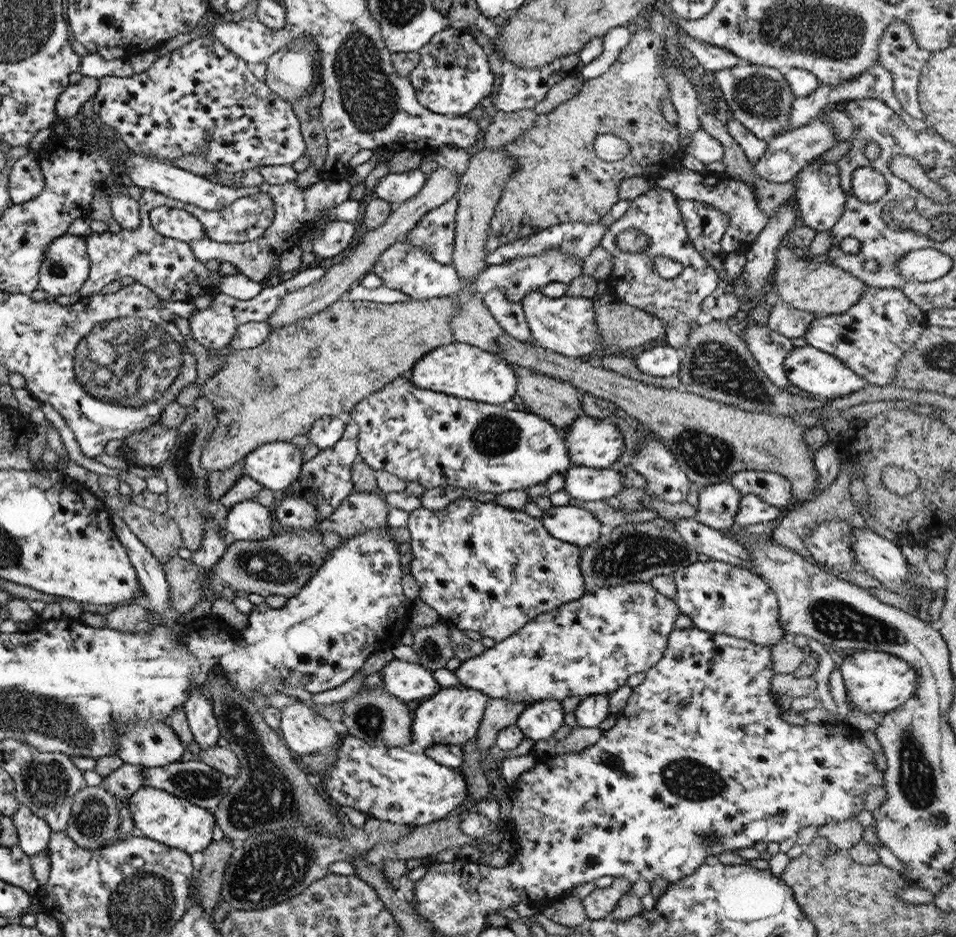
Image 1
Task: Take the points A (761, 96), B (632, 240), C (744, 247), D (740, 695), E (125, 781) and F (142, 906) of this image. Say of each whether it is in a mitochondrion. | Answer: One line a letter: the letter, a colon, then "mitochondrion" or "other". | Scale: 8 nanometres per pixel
A: mitochondrion
B: mitochondrion
C: other
D: other
E: other
F: mitochondrion

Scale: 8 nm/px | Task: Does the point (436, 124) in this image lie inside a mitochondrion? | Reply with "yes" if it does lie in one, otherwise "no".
no

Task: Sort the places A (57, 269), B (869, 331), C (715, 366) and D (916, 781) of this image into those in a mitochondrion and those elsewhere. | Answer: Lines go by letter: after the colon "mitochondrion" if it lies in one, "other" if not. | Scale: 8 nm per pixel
A: mitochondrion
B: other
C: mitochondrion
D: mitochondrion

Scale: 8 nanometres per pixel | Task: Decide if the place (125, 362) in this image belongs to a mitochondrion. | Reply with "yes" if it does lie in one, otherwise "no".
yes

